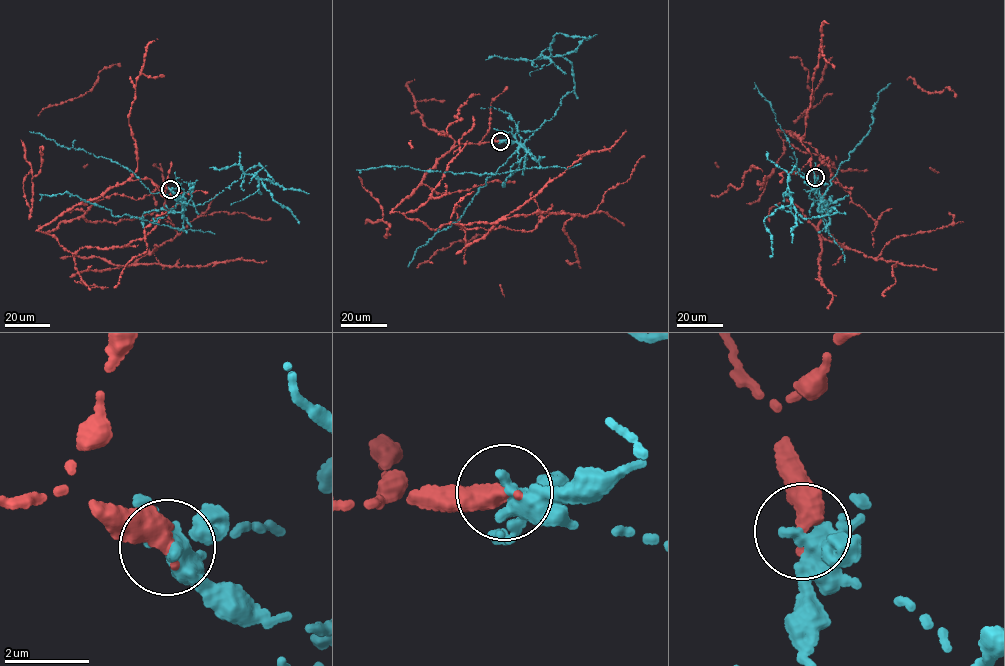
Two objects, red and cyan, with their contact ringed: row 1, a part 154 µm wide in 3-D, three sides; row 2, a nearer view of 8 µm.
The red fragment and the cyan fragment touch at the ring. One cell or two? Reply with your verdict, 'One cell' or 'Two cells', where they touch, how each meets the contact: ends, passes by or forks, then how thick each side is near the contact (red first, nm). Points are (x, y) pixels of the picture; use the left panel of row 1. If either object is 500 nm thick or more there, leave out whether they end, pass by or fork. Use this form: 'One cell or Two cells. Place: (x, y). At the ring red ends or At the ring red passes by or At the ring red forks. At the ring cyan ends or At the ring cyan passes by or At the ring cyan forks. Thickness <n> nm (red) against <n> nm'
Two cells. Place: (170, 189). At the ring red ends. At the ring cyan forks. Thickness 460 nm (red) against 300 nm

